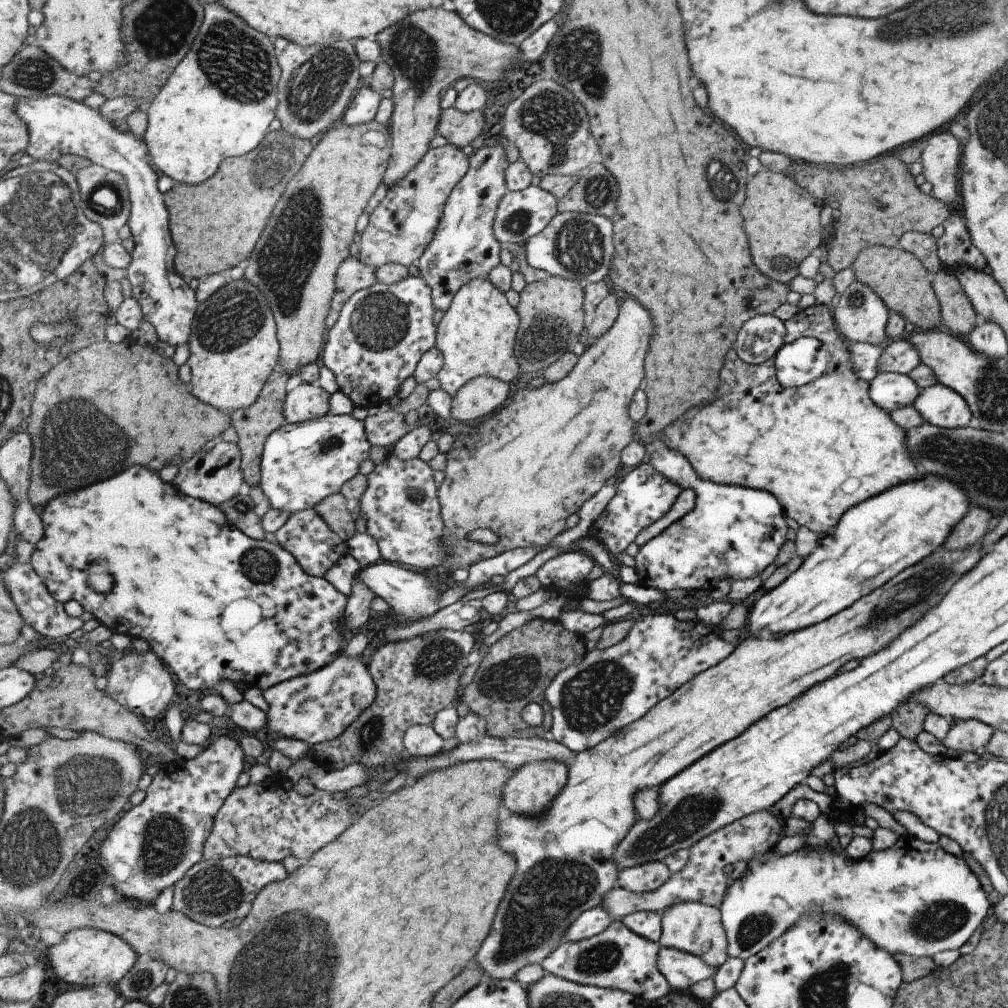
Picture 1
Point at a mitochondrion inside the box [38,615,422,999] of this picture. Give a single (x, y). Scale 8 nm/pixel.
(165, 844)

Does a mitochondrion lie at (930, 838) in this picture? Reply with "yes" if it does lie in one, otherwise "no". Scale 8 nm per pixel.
no

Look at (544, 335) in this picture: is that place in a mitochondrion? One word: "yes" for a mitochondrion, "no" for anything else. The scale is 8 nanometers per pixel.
yes

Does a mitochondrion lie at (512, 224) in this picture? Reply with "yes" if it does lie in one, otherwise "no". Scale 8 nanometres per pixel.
yes

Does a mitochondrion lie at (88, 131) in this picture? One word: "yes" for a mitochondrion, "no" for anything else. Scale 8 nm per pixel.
no

